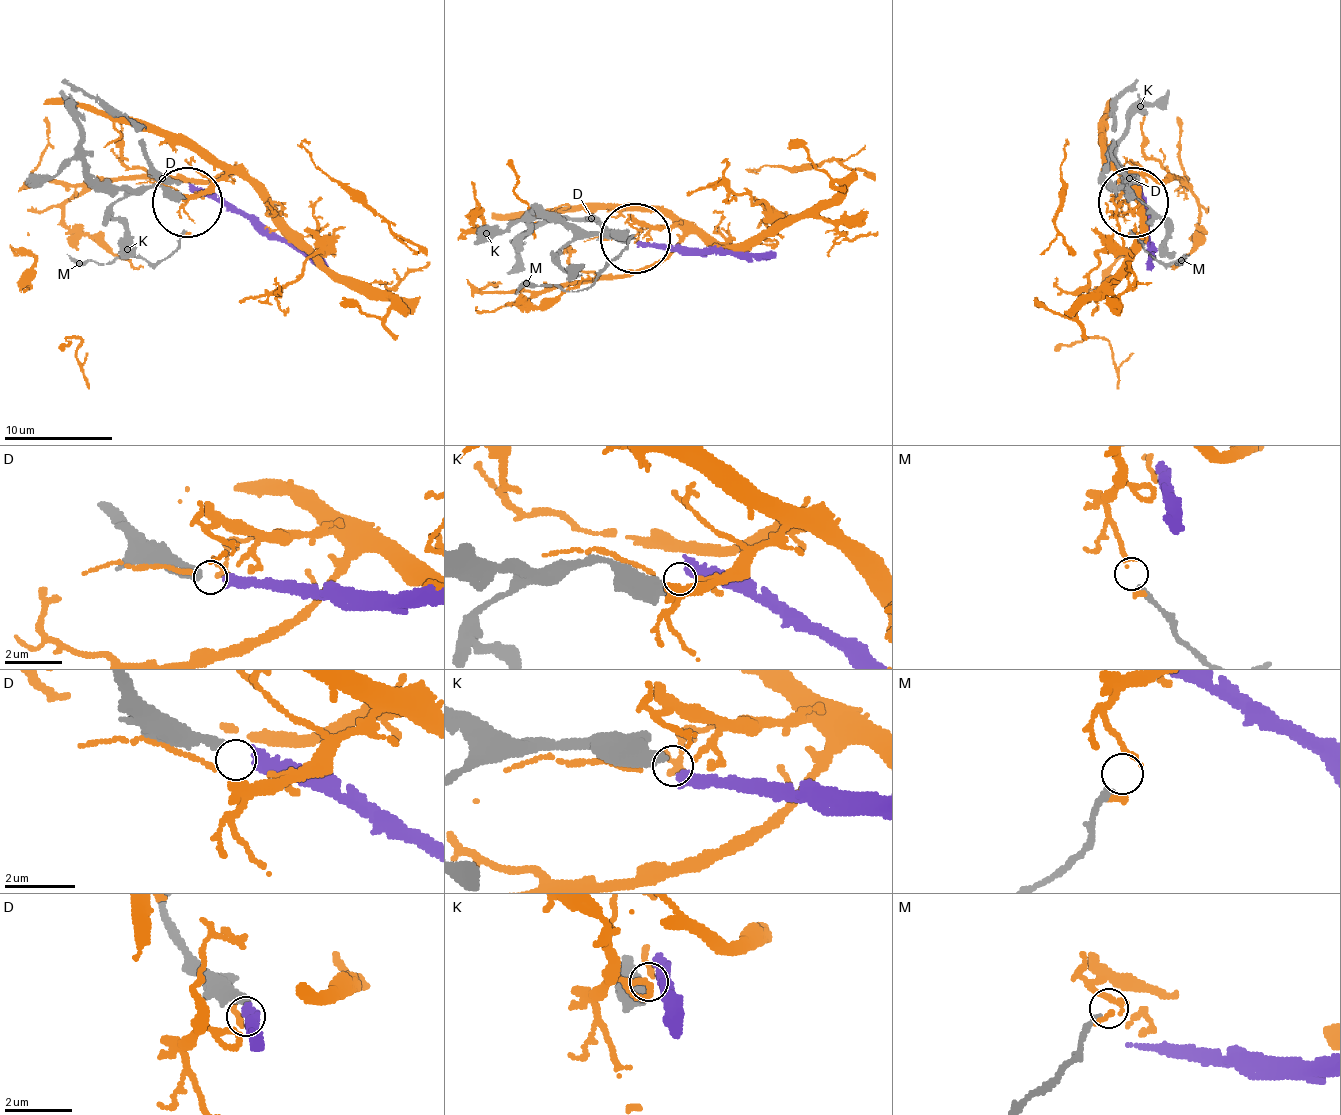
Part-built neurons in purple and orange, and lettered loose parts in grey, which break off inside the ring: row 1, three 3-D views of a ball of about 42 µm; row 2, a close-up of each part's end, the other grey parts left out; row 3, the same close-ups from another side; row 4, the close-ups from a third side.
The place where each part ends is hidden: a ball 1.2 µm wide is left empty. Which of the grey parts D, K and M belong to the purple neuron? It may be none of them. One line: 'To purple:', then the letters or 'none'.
To purple: D

